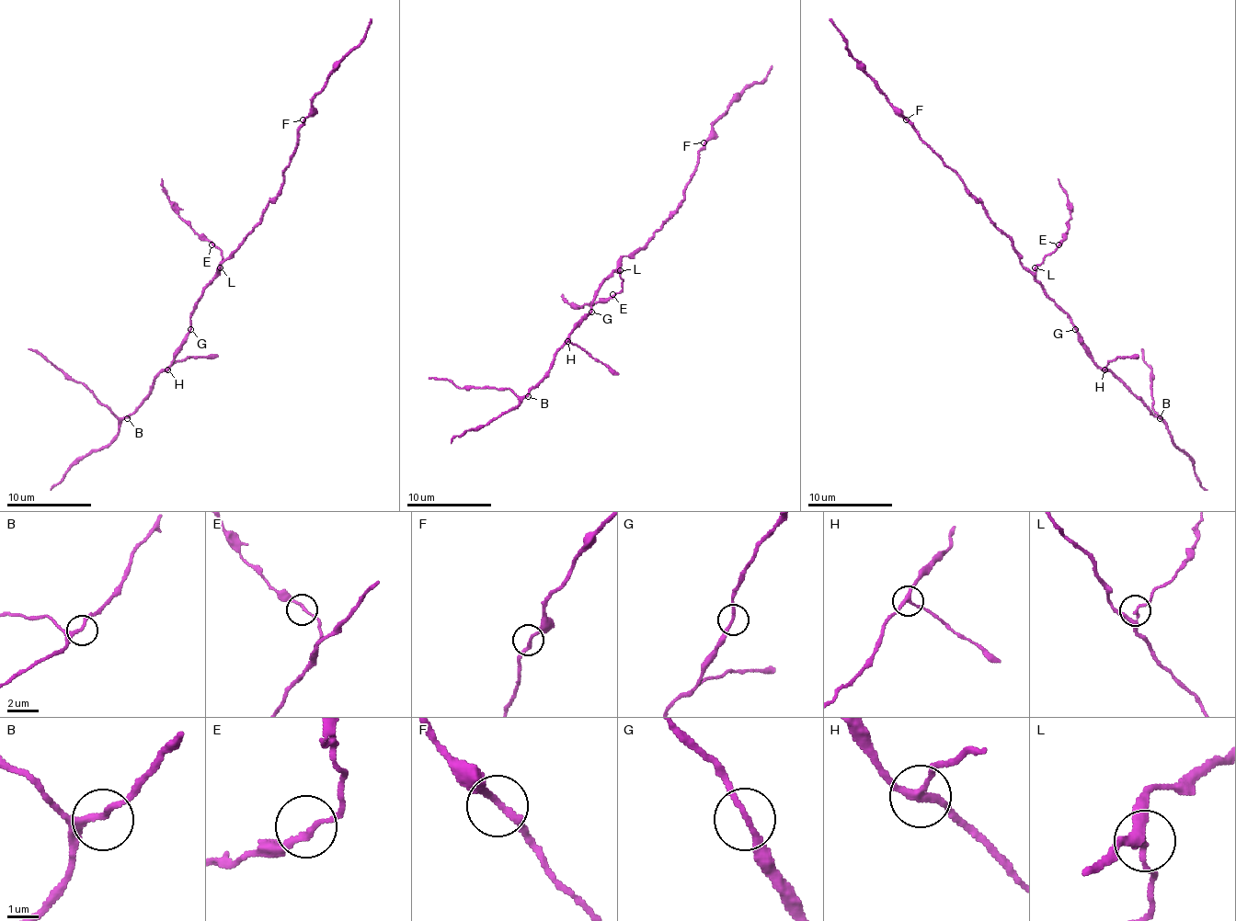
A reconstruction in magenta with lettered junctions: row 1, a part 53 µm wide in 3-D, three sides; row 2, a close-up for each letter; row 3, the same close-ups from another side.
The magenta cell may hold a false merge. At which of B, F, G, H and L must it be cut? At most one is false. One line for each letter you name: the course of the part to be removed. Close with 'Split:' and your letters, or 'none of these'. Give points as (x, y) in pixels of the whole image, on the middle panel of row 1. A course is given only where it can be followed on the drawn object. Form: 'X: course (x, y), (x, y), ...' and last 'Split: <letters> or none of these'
L: course (621, 271), (623, 288), (593, 305), (574, 307), (562, 294)
Split: L

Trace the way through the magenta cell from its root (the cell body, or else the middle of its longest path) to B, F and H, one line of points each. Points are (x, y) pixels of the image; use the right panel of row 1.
B: (1023, 266), (1067, 314), (1090, 357), (1101, 368), (1109, 369), (1160, 418)
F: (1023, 266), (1012, 241), (995, 225), (986, 209), (965, 183), (906, 119)
H: (1023, 266), (1067, 314), (1083, 348), (1104, 369)

